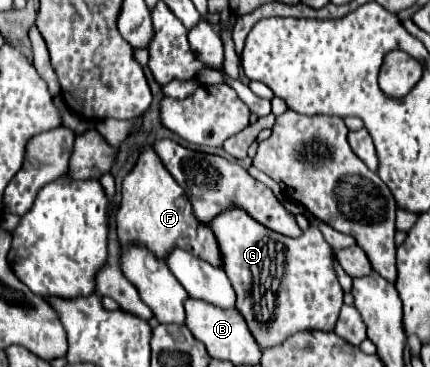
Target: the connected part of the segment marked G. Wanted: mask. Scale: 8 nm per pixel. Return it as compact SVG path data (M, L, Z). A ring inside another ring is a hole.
M230 207L222 211L222 215L216 215L212 221L214 235L218 239L218 245L222 247L222 261L224 271L236 291L236 309L244 315L254 339L262 349L268 349L270 345L282 343L286 337L300 329L322 329L332 331L334 323L338 319L340 307L342 307L342 287L334 275L332 269L332 247L324 241L318 227L310 225L306 233L302 233L298 239L280 235L276 231L268 231L262 227L256 219L250 219L242 207ZM268 297L274 299L274 309L268 315Z

